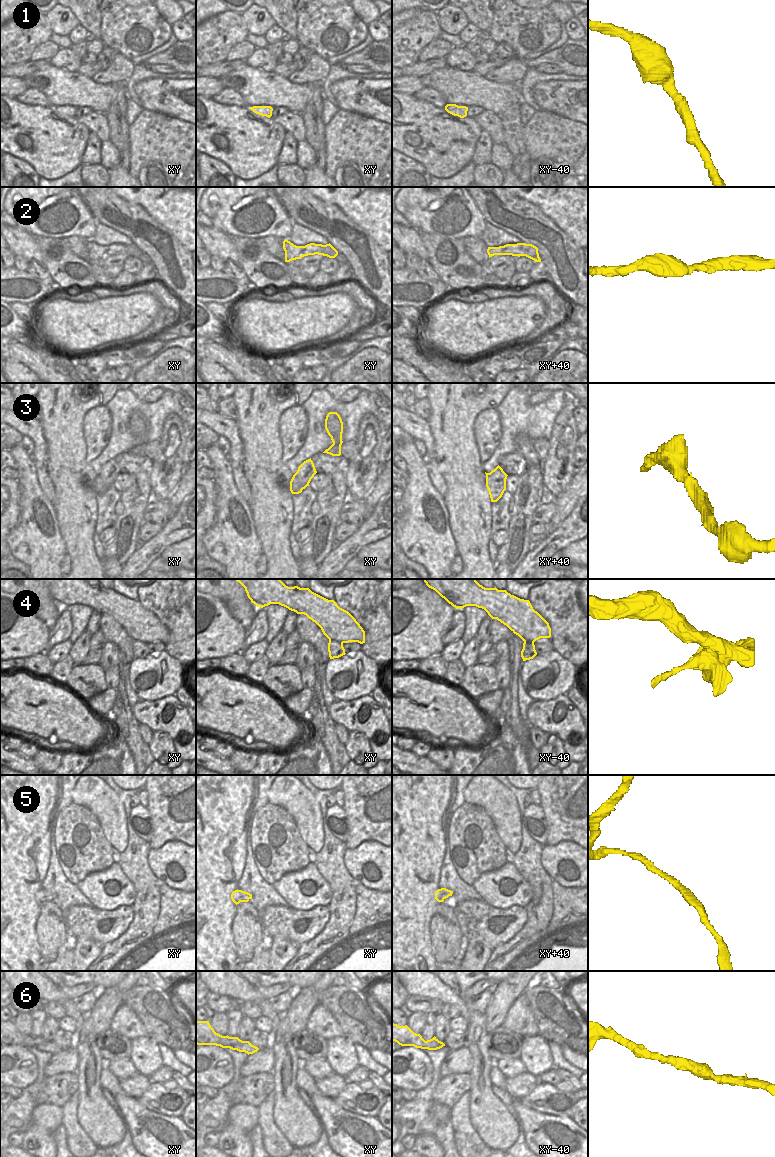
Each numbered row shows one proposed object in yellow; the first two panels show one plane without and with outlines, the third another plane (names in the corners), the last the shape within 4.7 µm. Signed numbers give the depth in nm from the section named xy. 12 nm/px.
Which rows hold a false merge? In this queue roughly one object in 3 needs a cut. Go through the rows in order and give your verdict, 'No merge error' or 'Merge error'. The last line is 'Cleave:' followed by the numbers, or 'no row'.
1: No merge error
2: No merge error
3: No merge error
4: No merge error
5: No merge error
6: No merge error
Cleave: no row

